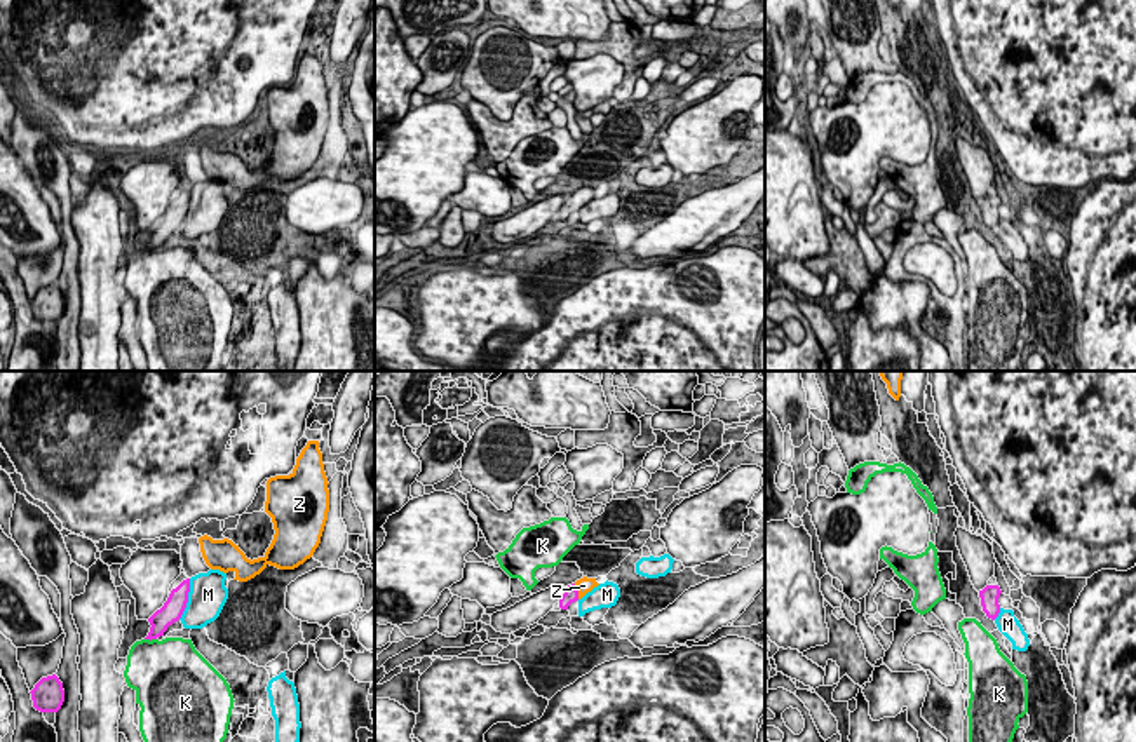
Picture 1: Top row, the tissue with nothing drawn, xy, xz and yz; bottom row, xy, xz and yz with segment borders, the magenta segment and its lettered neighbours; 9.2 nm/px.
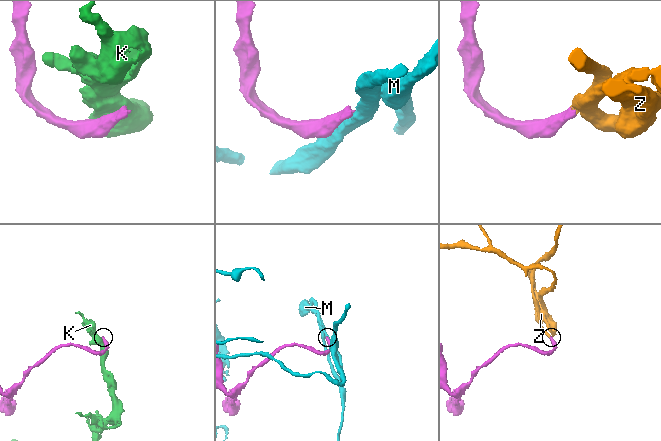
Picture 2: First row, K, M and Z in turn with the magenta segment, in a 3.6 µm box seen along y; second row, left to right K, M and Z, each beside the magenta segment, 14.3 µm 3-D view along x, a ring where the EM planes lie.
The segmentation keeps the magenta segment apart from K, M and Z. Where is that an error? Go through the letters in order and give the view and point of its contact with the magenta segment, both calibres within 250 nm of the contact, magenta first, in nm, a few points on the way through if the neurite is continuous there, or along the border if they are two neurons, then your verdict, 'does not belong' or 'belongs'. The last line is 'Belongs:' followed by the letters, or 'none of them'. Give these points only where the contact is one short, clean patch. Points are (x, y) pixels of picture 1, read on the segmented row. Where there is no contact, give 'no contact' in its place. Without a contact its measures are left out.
K: meets magenta in xy at (150, 640); 190 nm thick on the magenta side, 480 nm on the other; does not belong
M: meets magenta in xy at (187, 600); 200 nm thick on the magenta side, 360 nm on the other; does not belong
Z: meets magenta in xz at (577, 591); 130 nm thick on the magenta side, 140 nm on the other; runs through xz (570, 594), (577, 591), (584, 586); belongs
Belongs: Z

